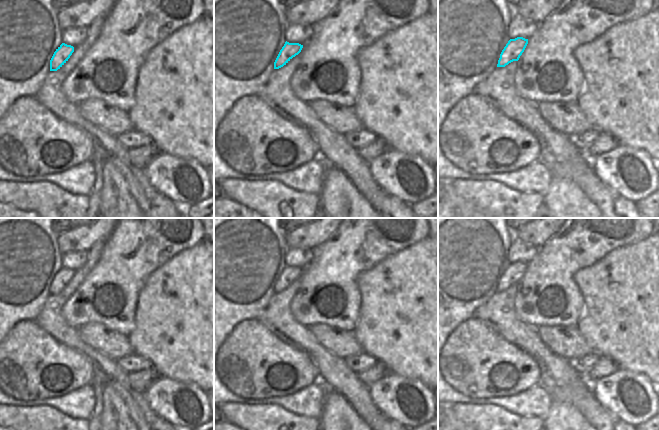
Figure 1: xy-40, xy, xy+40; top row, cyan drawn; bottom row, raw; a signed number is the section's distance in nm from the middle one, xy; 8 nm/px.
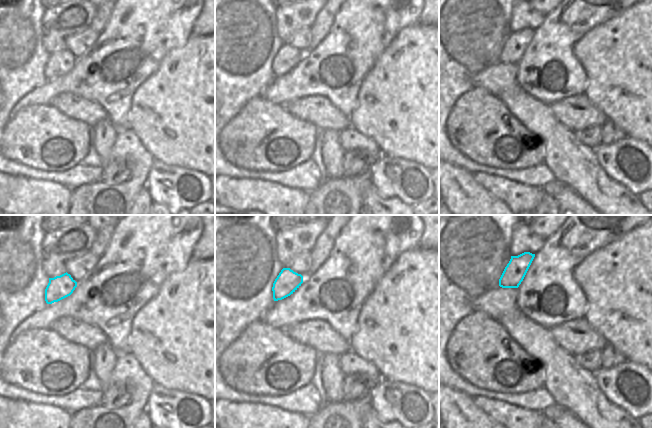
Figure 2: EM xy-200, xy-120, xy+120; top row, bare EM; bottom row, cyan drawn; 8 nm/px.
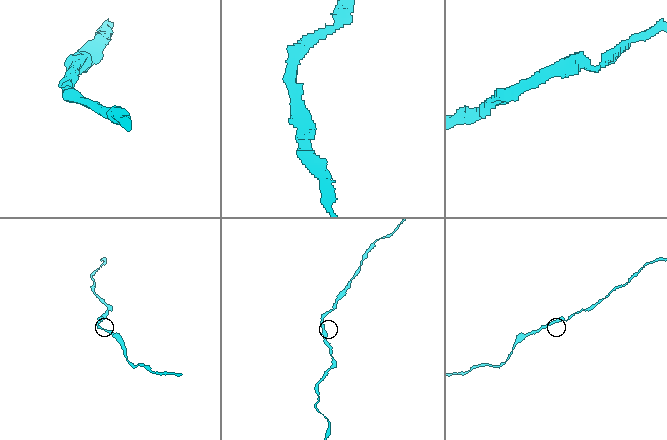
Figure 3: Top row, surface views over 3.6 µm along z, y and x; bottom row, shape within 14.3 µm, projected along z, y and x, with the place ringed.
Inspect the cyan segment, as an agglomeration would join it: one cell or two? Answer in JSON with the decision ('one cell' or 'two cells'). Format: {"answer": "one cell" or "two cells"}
{"answer": "one cell"}

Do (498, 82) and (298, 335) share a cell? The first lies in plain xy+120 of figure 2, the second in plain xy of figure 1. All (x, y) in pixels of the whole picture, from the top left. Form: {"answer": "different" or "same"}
{"answer": "same"}

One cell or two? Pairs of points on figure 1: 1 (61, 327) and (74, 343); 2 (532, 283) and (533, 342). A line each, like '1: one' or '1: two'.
1: one
2: two

